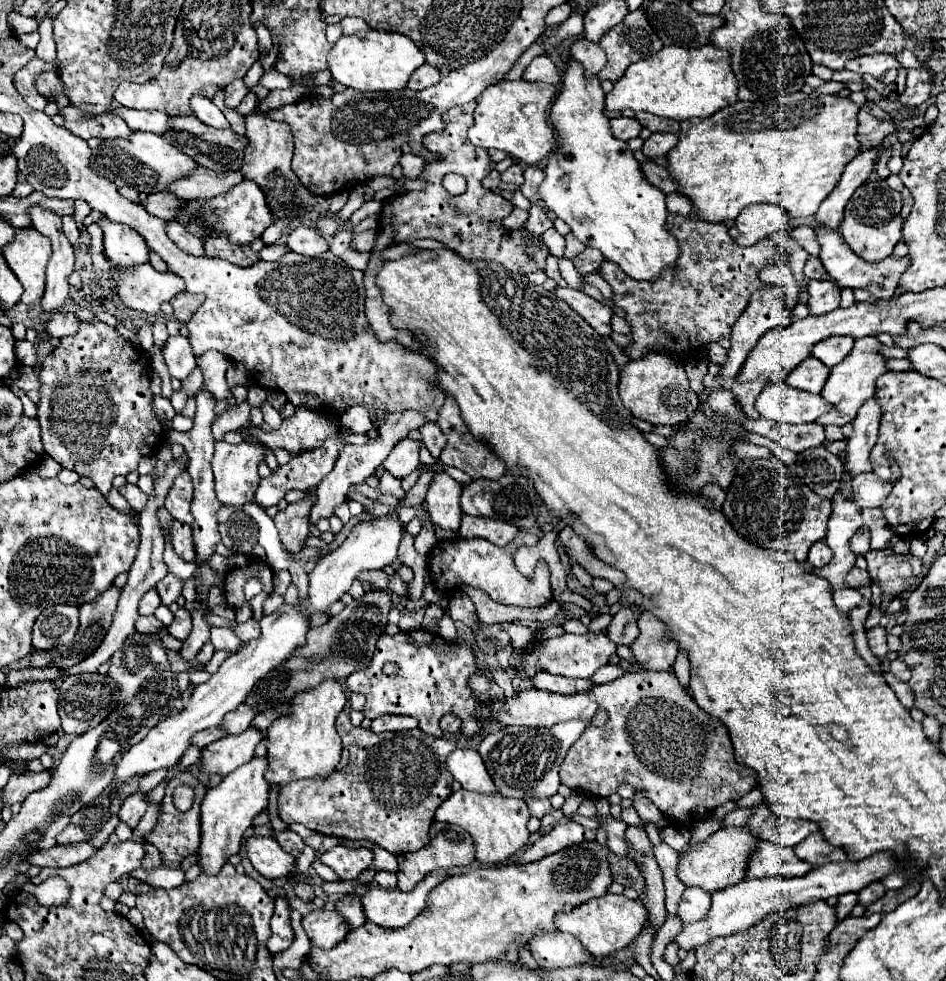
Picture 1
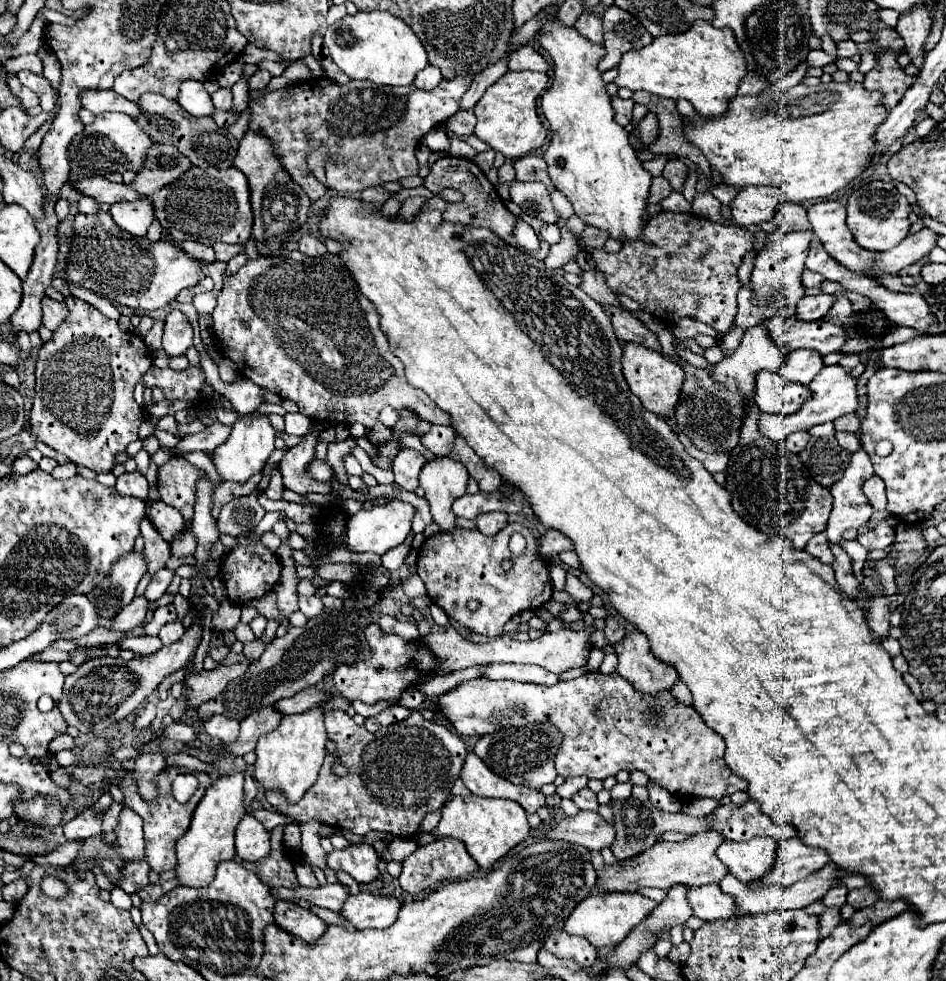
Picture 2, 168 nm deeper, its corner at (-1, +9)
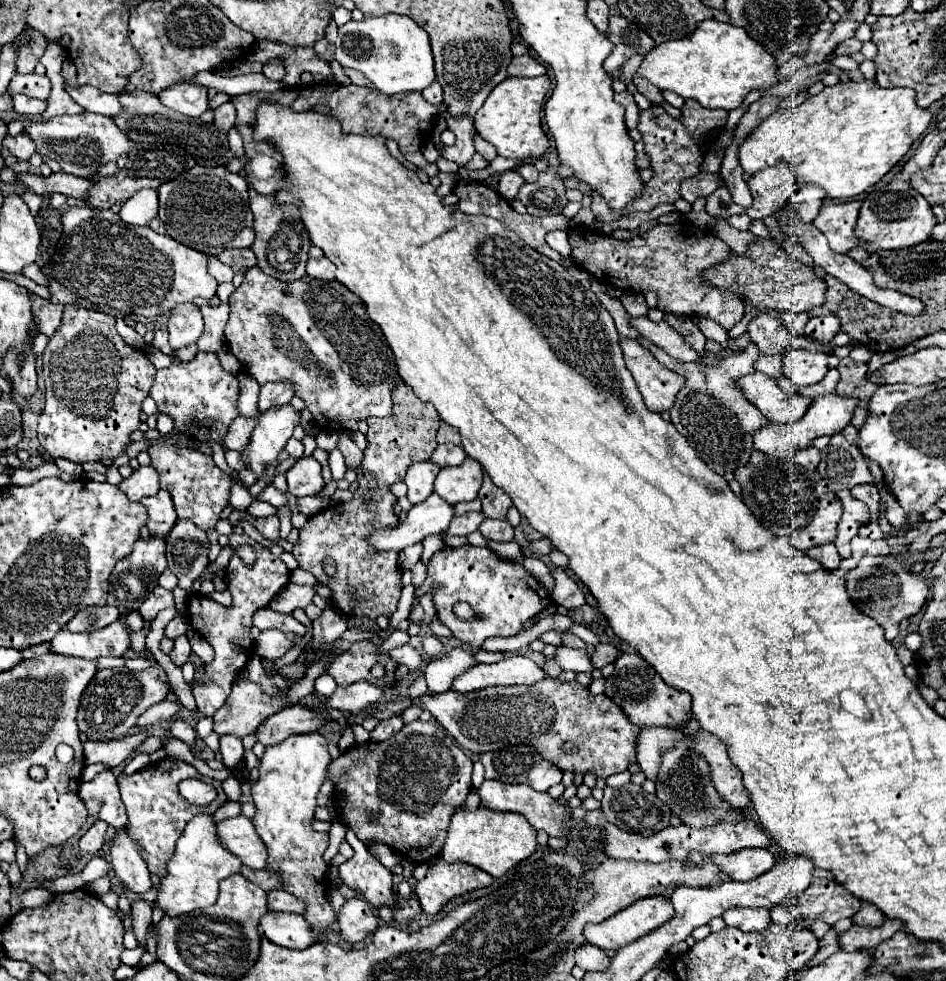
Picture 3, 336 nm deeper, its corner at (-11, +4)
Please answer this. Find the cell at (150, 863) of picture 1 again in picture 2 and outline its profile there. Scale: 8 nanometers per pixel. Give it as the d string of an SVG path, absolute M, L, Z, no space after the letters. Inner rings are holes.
M147 859L131 861L129 865L123 865L123 869L121 869L121 879L117 881L117 887L121 887L127 895L139 893L139 891L149 883L147 873L149 873L149 863L147 863Z

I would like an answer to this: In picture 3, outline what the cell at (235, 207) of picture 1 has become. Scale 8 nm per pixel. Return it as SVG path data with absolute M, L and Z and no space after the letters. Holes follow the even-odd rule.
M195 166L187 174L165 182L159 188L159 218L173 240L209 256L219 256L227 248L251 248L255 240L247 180L223 166Z

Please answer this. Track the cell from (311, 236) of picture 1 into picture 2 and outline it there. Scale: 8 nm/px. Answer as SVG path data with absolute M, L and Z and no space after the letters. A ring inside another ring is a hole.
M303 235L303 237L301 237L301 241L299 241L299 251L305 253L307 257L321 257L321 255L327 253L325 245L323 245L317 237L313 237L313 235Z

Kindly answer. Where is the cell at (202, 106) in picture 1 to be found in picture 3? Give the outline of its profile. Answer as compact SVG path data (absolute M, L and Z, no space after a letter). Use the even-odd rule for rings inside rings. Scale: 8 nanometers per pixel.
M175 84L163 90L159 98L167 108L173 108L191 118L201 118L209 110L207 88L201 84Z

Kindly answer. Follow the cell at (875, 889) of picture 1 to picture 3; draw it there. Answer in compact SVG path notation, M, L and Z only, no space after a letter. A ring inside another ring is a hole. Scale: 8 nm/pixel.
M863 902L861 910L853 916L853 922L855 924L861 924L861 926L879 926L881 922L885 920L885 916L881 914L881 910L871 904L871 902Z

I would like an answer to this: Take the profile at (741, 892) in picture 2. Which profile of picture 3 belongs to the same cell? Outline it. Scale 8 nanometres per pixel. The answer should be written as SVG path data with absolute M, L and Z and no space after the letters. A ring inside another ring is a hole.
M777 904L777 906L771 910L771 920L772 922L777 922L777 924L789 924L792 917L787 910L787 904Z

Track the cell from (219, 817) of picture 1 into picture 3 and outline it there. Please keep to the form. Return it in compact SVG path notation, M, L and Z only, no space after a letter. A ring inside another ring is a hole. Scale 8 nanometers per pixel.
M213 814L195 816L187 824L183 836L177 840L177 850L167 864L167 876L161 878L161 892L157 896L157 904L169 916L207 908L219 896L219 882L231 874L241 872L241 866L243 862L221 844Z

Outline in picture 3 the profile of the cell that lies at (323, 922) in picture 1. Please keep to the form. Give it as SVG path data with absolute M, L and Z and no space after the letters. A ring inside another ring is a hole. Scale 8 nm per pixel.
M267 912L263 916L263 922L259 922L259 932L285 948L297 948L303 950L311 944L315 944L315 932L311 930L311 924L301 914L291 912Z

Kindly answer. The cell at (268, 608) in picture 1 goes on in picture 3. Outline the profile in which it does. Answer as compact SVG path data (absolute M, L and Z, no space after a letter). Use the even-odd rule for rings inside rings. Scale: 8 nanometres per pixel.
M269 628L269 630L263 630L259 634L259 638L255 640L255 646L253 646L253 652L259 654L261 658L267 658L267 660L277 660L281 658L287 650L291 650L293 644L291 640L277 628Z

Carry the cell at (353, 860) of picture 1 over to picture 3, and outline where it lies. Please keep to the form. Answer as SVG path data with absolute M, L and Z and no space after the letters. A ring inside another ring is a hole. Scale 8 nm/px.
M347 830L345 838L351 848L355 850L355 856L339 866L339 874L343 884L347 884L351 890L359 892L365 896L367 902L371 902L375 908L385 904L393 904L393 874L387 870L375 854L371 854L365 844L351 832Z

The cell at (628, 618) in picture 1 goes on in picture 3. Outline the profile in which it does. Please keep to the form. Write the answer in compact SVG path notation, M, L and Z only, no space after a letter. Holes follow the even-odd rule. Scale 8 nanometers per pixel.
M599 644L595 648L595 654L591 654L591 660L595 660L595 668L603 668L609 662L615 662L615 658L619 656L617 646L613 644Z

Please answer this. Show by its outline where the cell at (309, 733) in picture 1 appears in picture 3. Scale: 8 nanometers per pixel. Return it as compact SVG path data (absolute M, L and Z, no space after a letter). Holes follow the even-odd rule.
M293 734L281 744L265 750L259 764L261 776L251 790L257 808L253 824L269 850L267 870L277 870L283 876L283 890L307 900L307 910L303 916L307 918L319 940L325 940L323 930L335 918L325 892L327 864L323 862L323 852L329 846L329 834L315 831L309 824L313 822L315 798L325 782L329 762L331 756L327 752L327 738L323 734Z

